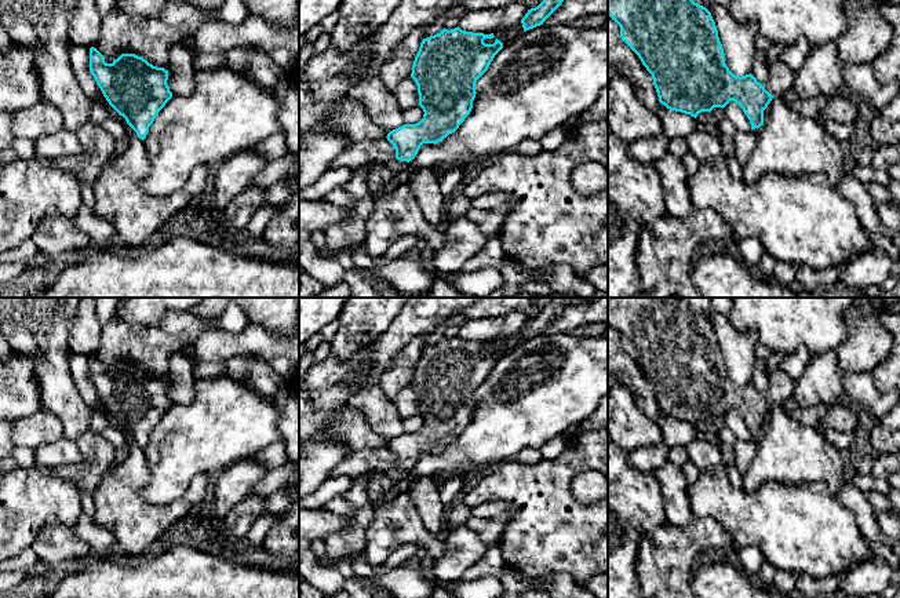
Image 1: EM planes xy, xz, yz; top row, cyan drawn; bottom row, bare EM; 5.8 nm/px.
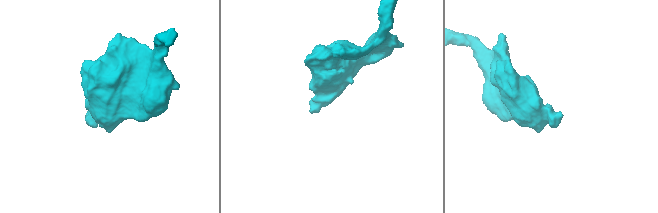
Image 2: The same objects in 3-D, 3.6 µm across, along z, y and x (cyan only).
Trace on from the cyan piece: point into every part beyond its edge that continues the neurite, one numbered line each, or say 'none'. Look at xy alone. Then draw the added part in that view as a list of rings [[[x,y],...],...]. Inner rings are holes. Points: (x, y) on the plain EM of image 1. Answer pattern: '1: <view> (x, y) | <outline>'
none

